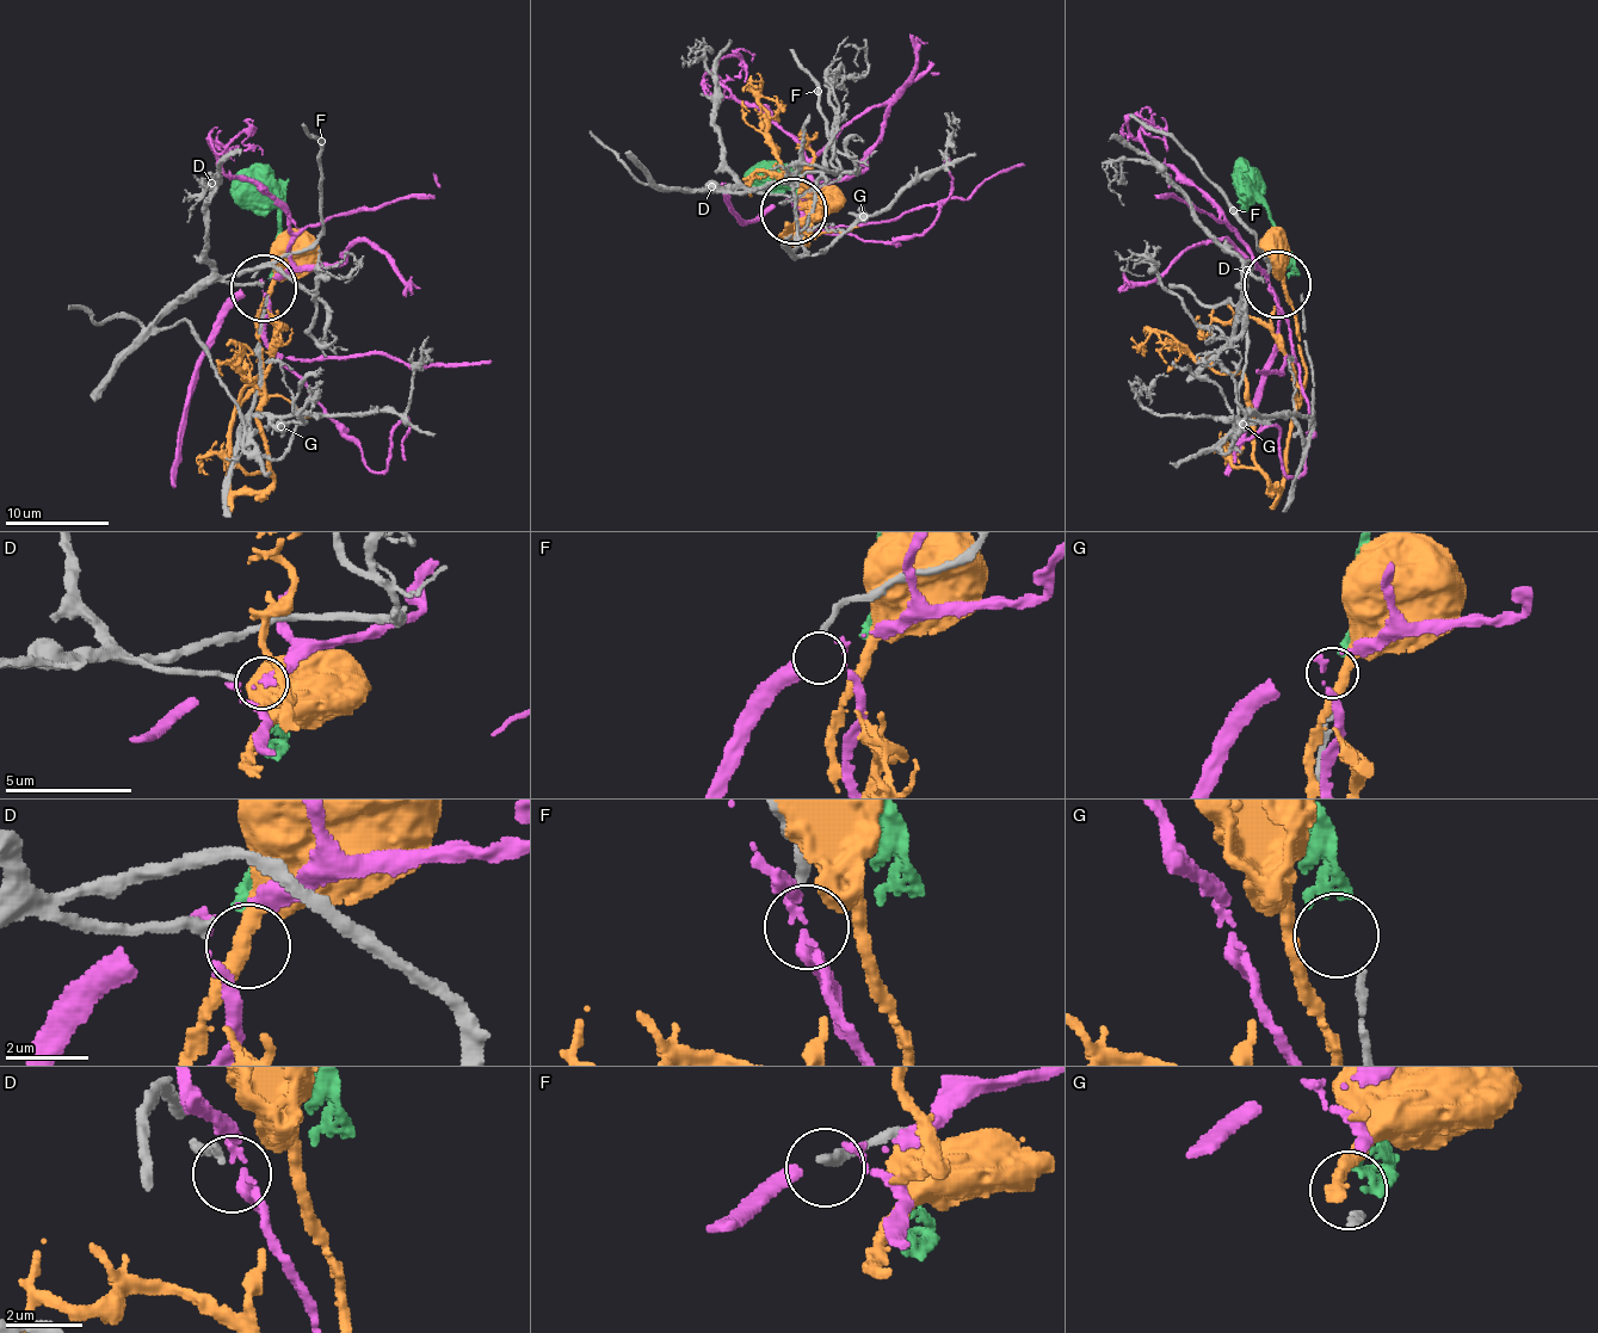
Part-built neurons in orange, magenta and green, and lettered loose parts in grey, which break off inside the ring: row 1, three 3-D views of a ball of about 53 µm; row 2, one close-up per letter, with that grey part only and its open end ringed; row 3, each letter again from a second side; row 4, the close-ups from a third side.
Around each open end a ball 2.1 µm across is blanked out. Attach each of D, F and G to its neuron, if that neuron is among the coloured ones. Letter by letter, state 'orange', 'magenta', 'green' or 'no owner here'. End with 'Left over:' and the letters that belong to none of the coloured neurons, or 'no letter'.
D: no owner here
F: magenta
G: green
Left over: D

